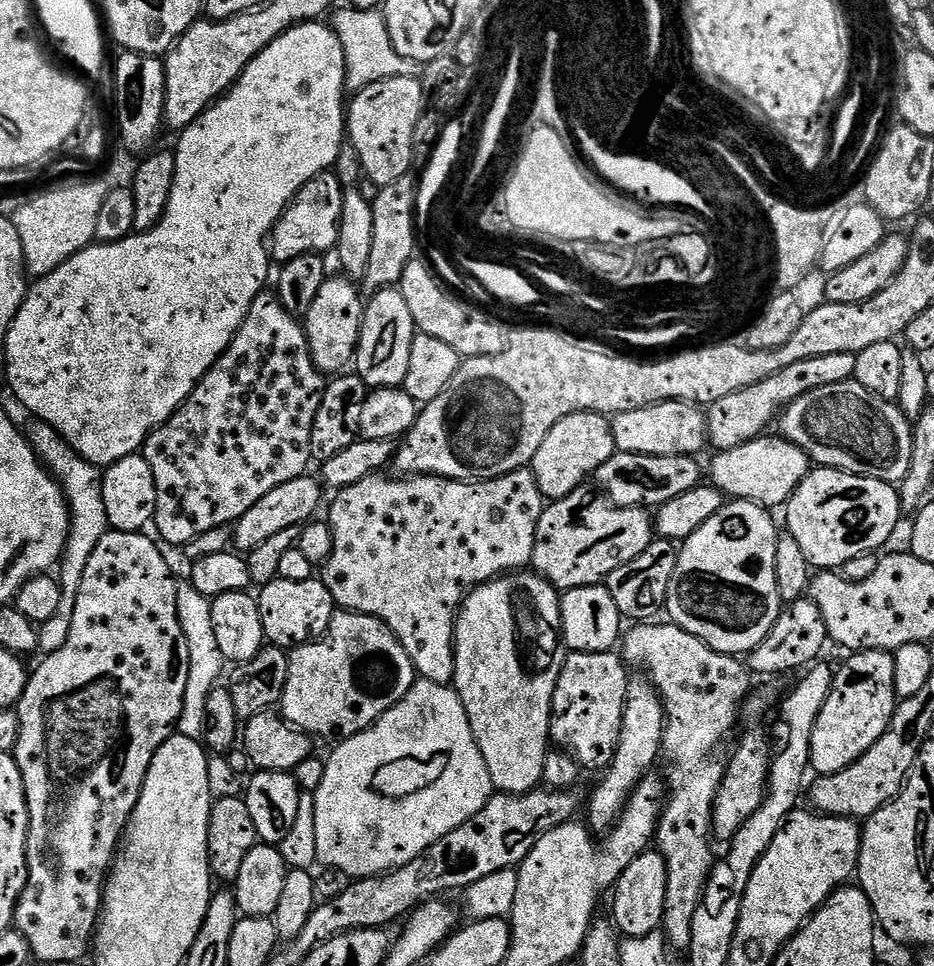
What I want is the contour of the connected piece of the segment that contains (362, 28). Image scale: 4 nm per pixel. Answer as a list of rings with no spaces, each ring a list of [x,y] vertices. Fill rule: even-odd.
[[[351,6],[339,7],[331,13],[330,26],[338,34],[339,42],[343,48],[343,56],[346,58],[345,89],[347,91],[360,91],[366,85],[372,85],[384,78],[419,77],[421,75],[422,66],[418,61],[406,60],[394,50],[389,28],[379,9],[362,11]]]

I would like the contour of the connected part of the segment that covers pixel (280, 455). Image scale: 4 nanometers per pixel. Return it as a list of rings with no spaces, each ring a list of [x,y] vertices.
[[[275,291],[260,292],[222,358],[198,382],[188,401],[161,428],[154,429],[144,444],[142,455],[154,470],[158,490],[155,535],[165,545],[189,544],[206,530],[235,525],[270,490],[305,475],[313,463],[310,434],[325,387],[325,373],[314,366],[303,323],[284,309]]]

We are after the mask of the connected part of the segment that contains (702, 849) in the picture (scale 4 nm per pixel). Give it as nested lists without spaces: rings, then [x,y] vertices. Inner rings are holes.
[[[640,622],[623,633],[622,659],[629,669],[641,668],[643,675],[656,688],[660,701],[664,704],[664,743],[662,745],[663,763],[668,763],[666,775],[667,796],[664,810],[656,827],[655,847],[666,862],[666,906],[662,931],[664,939],[673,949],[686,950],[690,946],[690,930],[694,922],[694,910],[704,893],[708,876],[712,872],[714,855],[708,847],[714,844],[712,835],[712,807],[724,777],[725,761],[719,760],[715,752],[724,744],[724,739],[732,732],[736,719],[740,716],[740,707],[746,704],[753,691],[753,673],[743,659],[727,656],[702,642],[694,634],[682,630],[671,622]]]

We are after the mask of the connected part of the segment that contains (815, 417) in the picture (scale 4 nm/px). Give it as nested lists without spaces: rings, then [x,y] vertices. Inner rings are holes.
[[[854,378],[846,382],[834,382],[834,386],[818,386],[818,390],[802,394],[802,398],[790,402],[780,413],[779,424],[779,435],[802,449],[813,465],[836,468],[839,472],[853,472],[855,476],[878,478],[893,486],[899,485],[906,478],[906,470],[910,470],[913,421],[908,420],[896,402],[878,398],[878,394],[870,394],[870,390],[866,390],[866,386]]]

